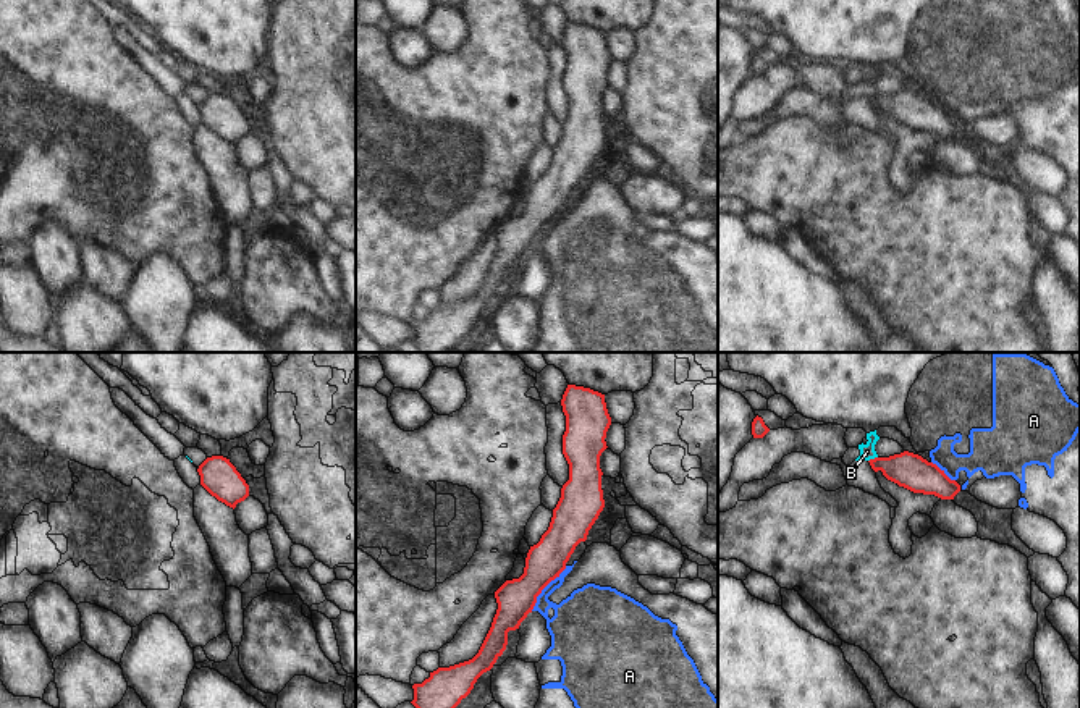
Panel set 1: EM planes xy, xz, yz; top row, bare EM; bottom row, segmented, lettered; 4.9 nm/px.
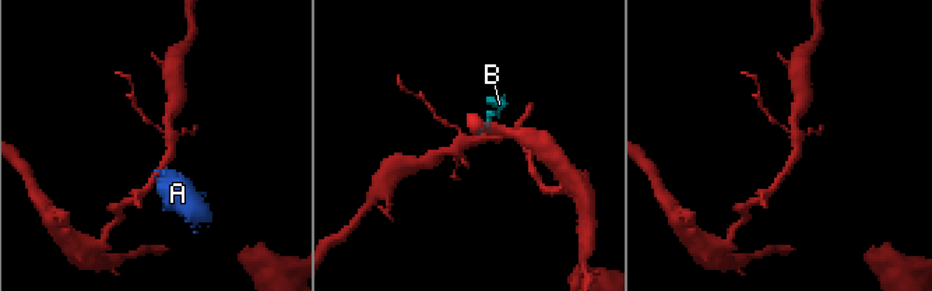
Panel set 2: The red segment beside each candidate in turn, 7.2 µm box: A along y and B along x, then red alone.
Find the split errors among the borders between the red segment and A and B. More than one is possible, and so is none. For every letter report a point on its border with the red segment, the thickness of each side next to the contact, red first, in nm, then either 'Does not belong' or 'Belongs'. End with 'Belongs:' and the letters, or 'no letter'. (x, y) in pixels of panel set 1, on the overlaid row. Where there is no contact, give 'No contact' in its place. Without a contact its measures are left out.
A: Touches red at xz (544, 587). Thickness 190 nm (red) against 280 nm. Does not belong
B: Touches red at yz (872, 459). Thickness 180 nm (red) against 80 nm. Does not belong
Belongs: no letter.

